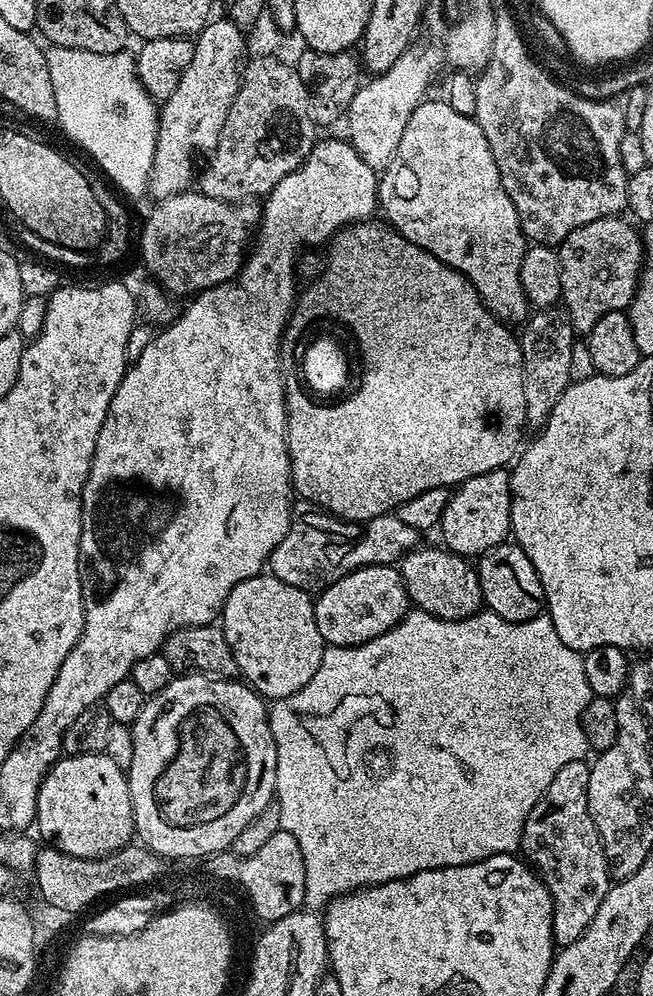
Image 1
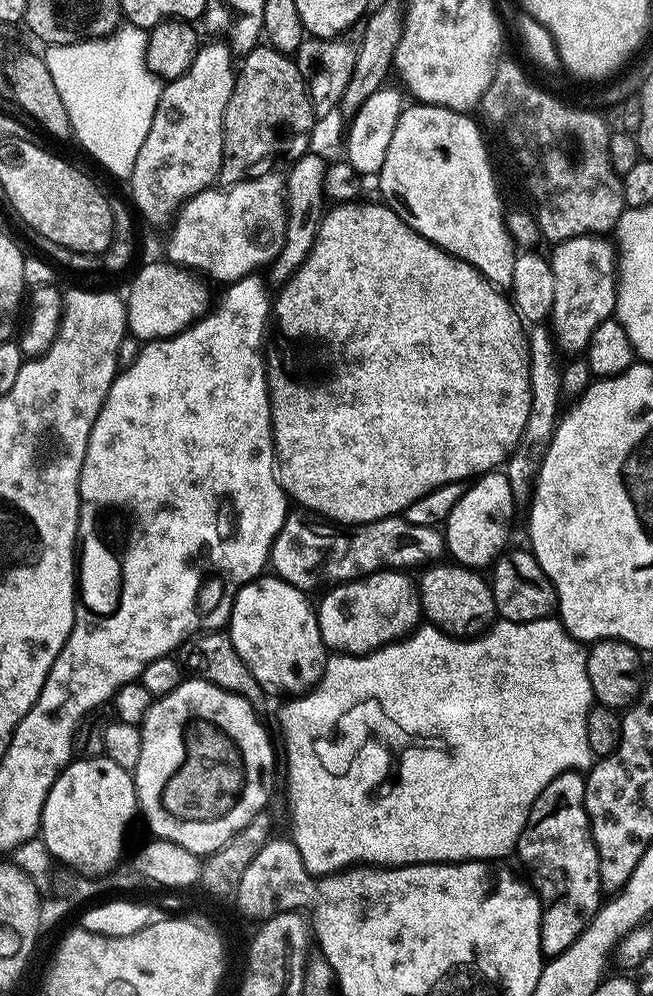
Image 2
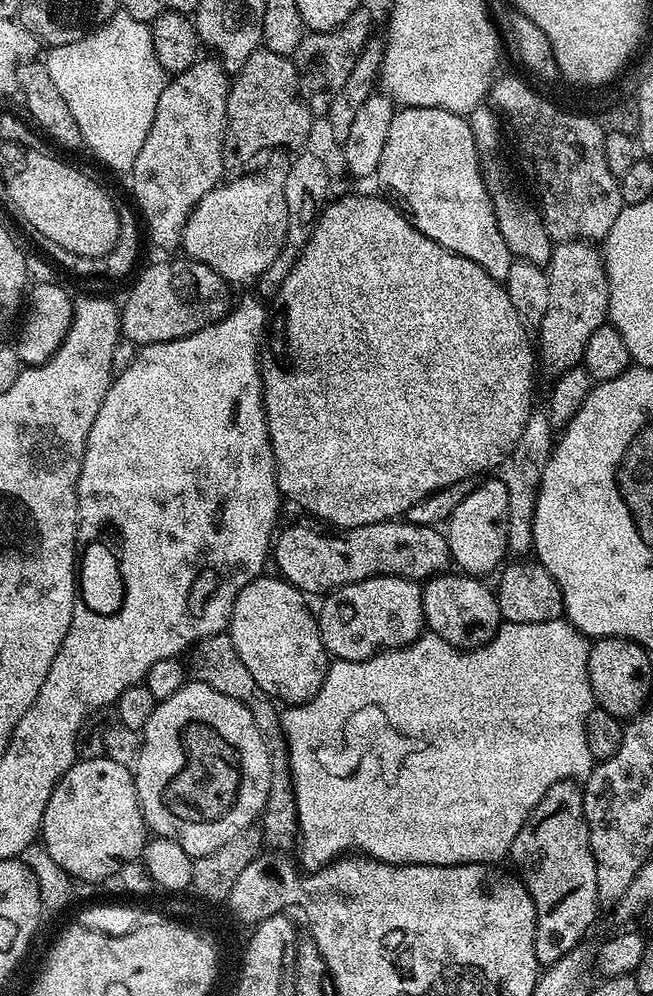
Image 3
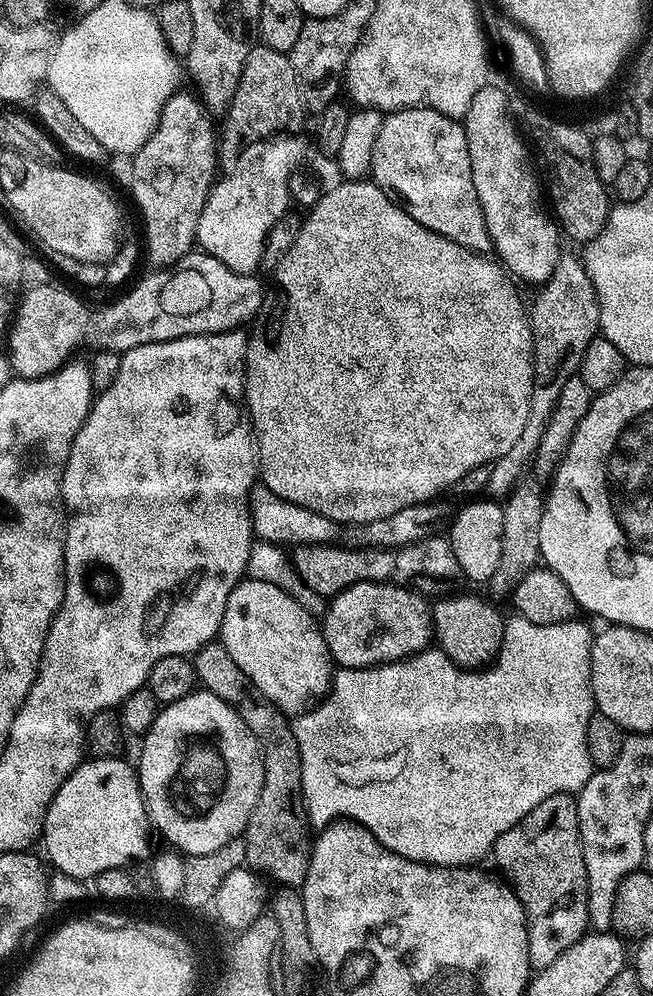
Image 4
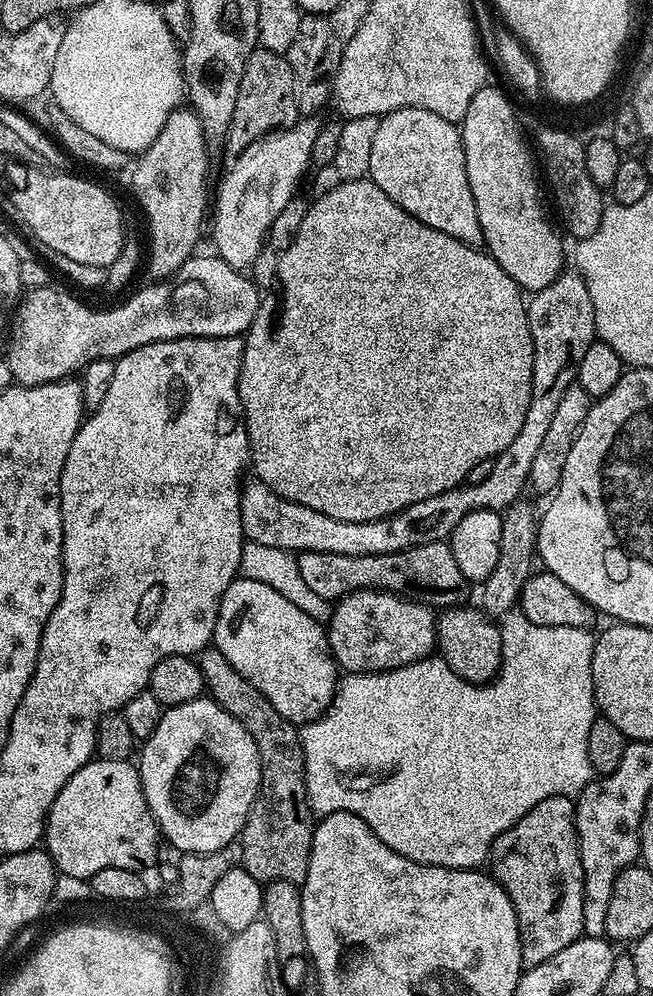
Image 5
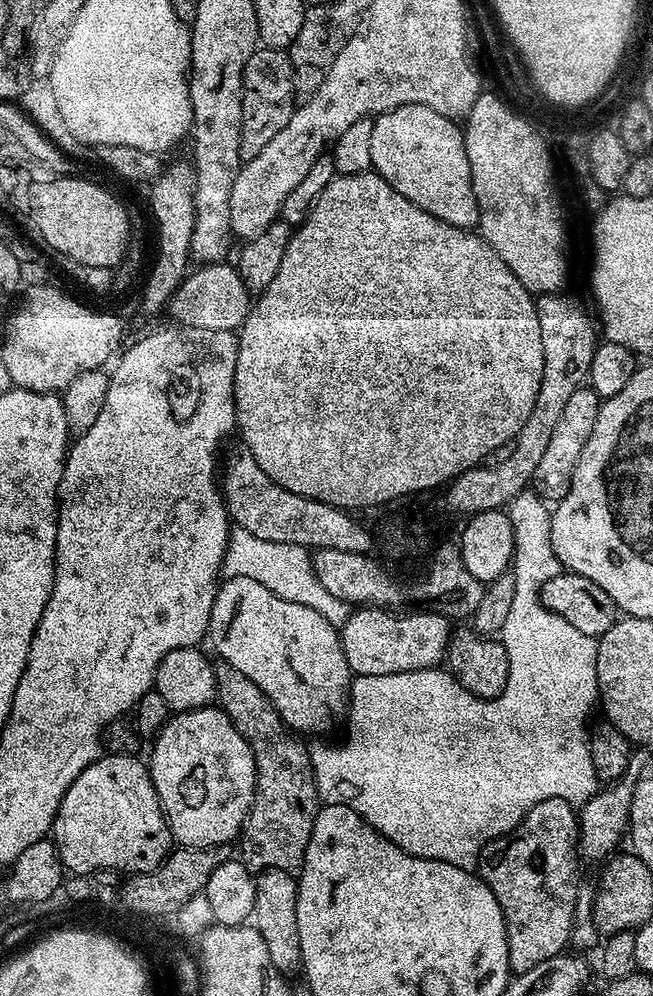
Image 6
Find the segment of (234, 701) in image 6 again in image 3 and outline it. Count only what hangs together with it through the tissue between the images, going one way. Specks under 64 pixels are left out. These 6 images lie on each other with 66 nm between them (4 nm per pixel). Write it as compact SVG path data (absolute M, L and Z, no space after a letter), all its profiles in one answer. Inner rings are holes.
M221 634L208 636L204 640L197 640L186 653L186 668L191 679L197 684L205 684L218 694L226 694L226 698L234 698L242 701L250 710L254 722L264 739L264 745L270 758L270 790L264 803L262 813L262 831L264 839L273 849L288 850L298 840L300 827L298 826L298 808L294 798L294 786L292 785L292 771L288 761L288 744L284 741L284 731L280 725L280 712L274 703L273 697L267 696L254 682L254 674L246 670L246 662L238 658L238 650L234 646L231 635Z

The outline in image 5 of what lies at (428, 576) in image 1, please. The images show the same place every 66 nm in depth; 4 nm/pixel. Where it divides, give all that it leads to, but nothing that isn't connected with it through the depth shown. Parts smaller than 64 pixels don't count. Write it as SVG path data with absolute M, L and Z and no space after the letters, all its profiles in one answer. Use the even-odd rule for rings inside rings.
M468 607L445 608L439 613L436 621L438 652L461 680L471 684L486 684L496 678L504 660L500 628L492 625L495 624L493 617L487 616L479 607Z

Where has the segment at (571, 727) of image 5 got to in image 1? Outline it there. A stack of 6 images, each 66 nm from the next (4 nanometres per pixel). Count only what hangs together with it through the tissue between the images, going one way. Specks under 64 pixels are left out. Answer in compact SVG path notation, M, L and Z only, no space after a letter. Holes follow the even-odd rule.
M412 610L386 634L356 648L325 647L318 674L314 674L314 678L310 678L302 690L275 701L268 708L268 725L276 747L274 803L280 807L281 829L294 836L302 852L305 863L305 905L309 909L320 910L336 897L370 884L390 882L435 868L473 864L498 854L515 853L520 848L526 818L530 810L534 810L538 798L542 798L546 786L554 782L554 774L558 774L562 766L583 760L589 755L590 749L586 734L582 734L580 719L582 710L586 710L592 698L590 682L586 682L583 655L558 638L558 630L554 630L552 619L546 614L535 616L526 624L505 624L501 616L487 610L481 610L467 620L437 620L428 612ZM455 632L480 632L476 640L480 653L476 660L464 660L461 664L456 660L428 661L424 653L428 640L435 636L452 636ZM428 671L436 672L436 705L432 708L436 717L428 716L424 720L424 672Z

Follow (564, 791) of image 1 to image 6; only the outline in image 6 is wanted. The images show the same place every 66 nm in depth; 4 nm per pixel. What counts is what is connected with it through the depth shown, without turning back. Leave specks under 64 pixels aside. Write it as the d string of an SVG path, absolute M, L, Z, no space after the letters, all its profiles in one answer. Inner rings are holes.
M550 798L538 802L525 814L520 825L511 828L505 836L492 840L482 851L478 861L478 875L498 898L506 922L508 935L508 967L513 973L529 972L569 947L572 938L572 922L576 919L576 902L581 891L578 860L578 812L562 798Z

